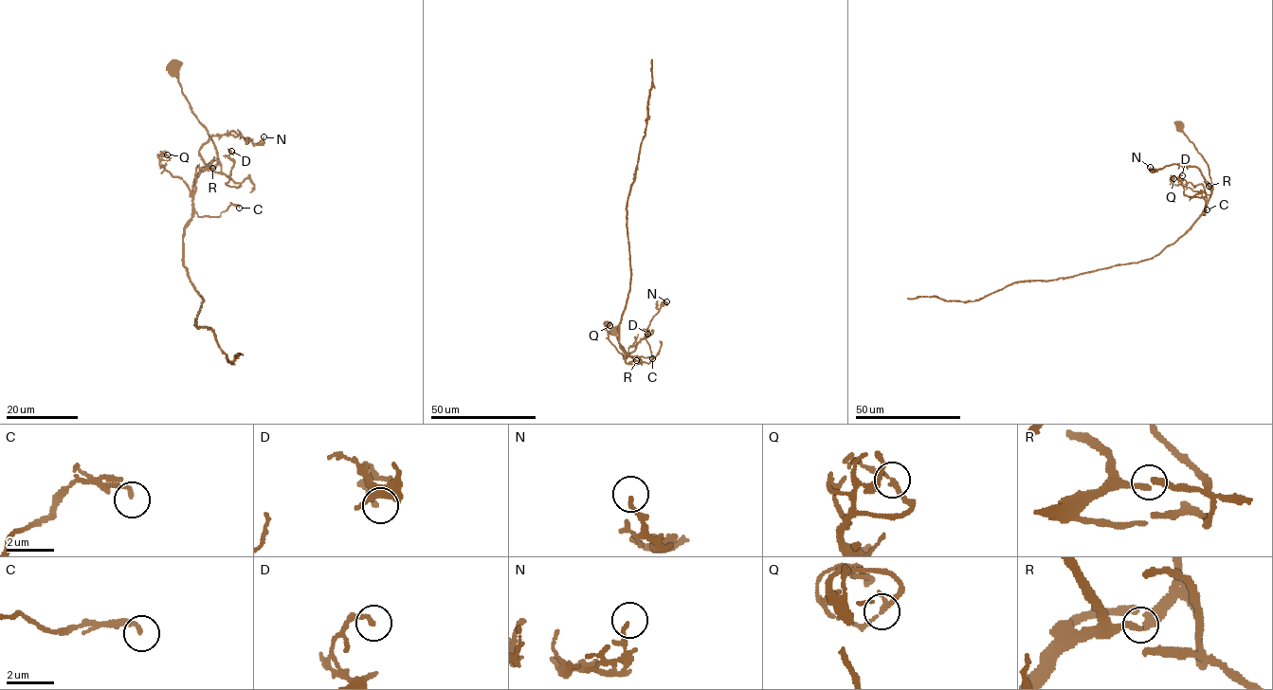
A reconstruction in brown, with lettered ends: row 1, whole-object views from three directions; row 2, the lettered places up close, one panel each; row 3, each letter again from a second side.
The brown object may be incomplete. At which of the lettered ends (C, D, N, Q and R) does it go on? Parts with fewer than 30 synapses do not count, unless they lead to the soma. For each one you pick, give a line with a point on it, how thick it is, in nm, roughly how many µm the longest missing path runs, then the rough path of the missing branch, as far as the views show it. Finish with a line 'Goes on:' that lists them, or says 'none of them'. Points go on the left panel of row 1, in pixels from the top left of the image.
Goes on: none of them

